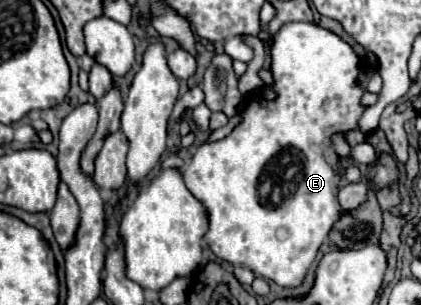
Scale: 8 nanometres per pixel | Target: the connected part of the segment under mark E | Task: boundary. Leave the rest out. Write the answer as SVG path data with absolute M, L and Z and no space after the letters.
M315 23L283 25L275 35L271 59L277 99L267 101L257 95L249 97L249 105L243 111L243 123L225 139L203 143L183 171L183 181L207 213L209 229L205 241L219 259L225 259L231 265L249 267L255 275L261 275L279 287L299 287L333 223L343 215L337 201L343 167L331 145L331 133L357 129L357 119L363 113L363 107L359 105L363 89L355 85L359 57L343 39Z

